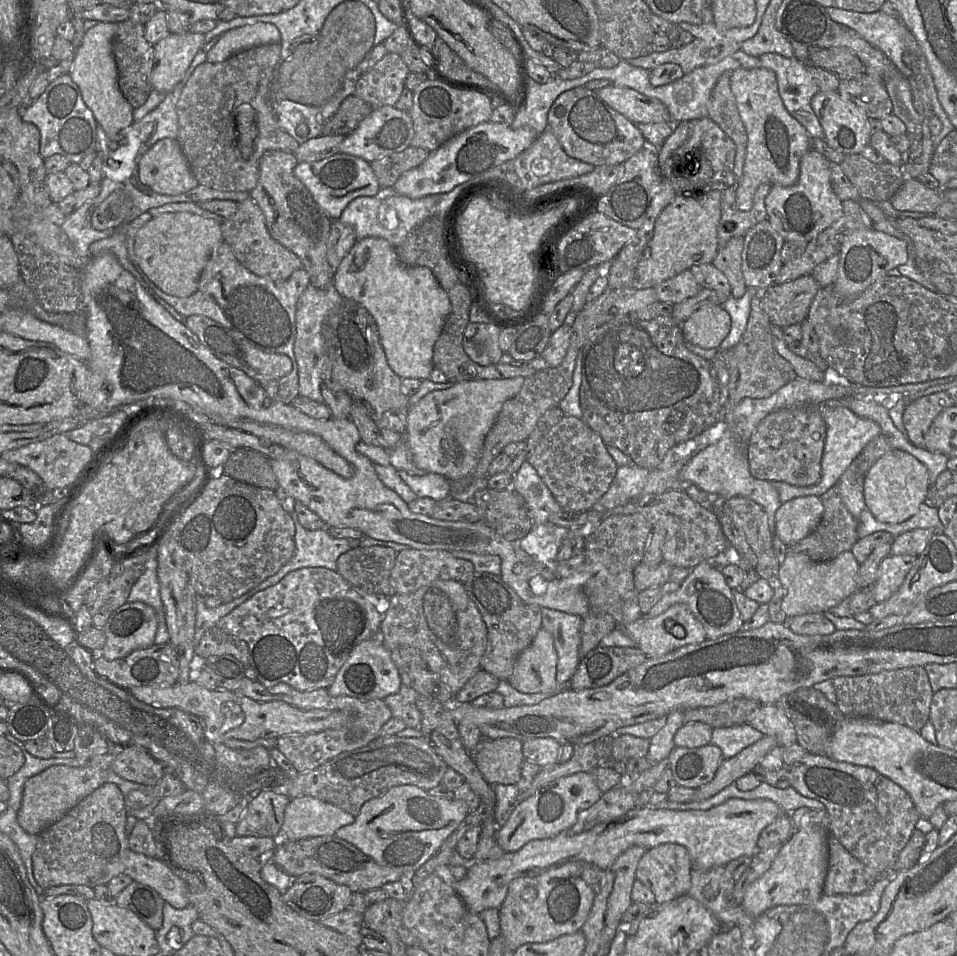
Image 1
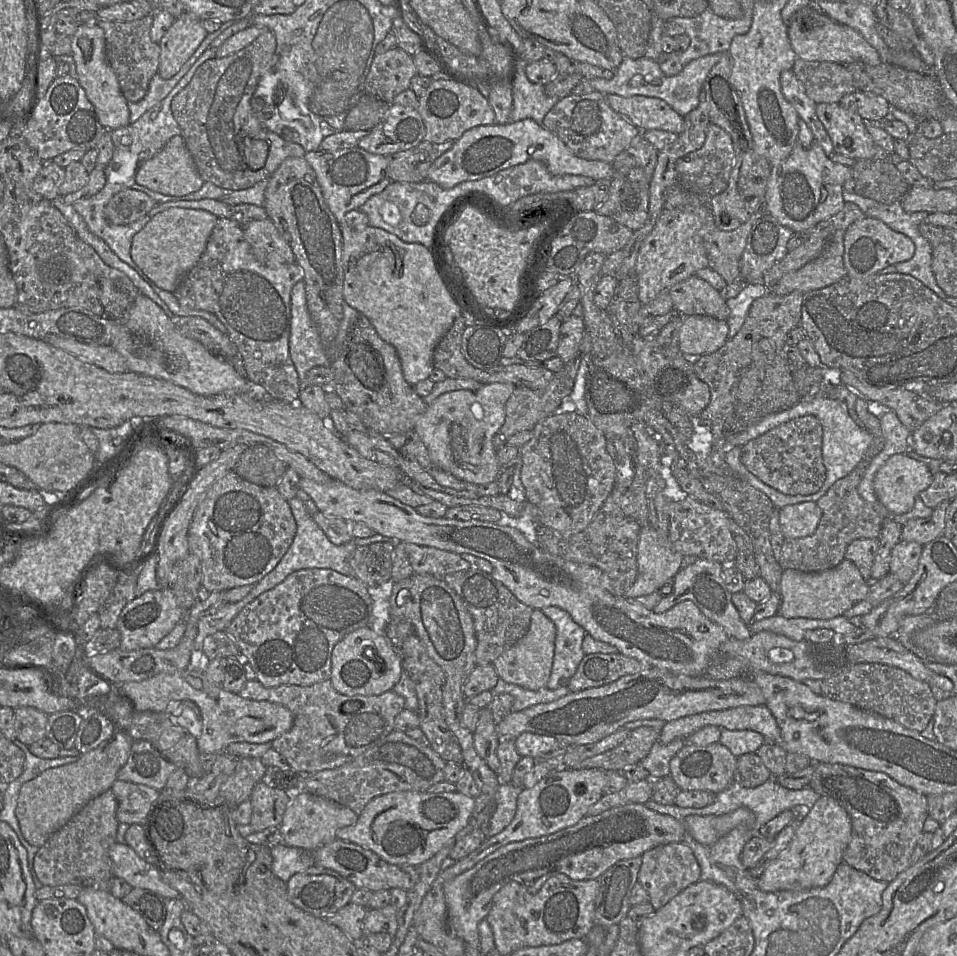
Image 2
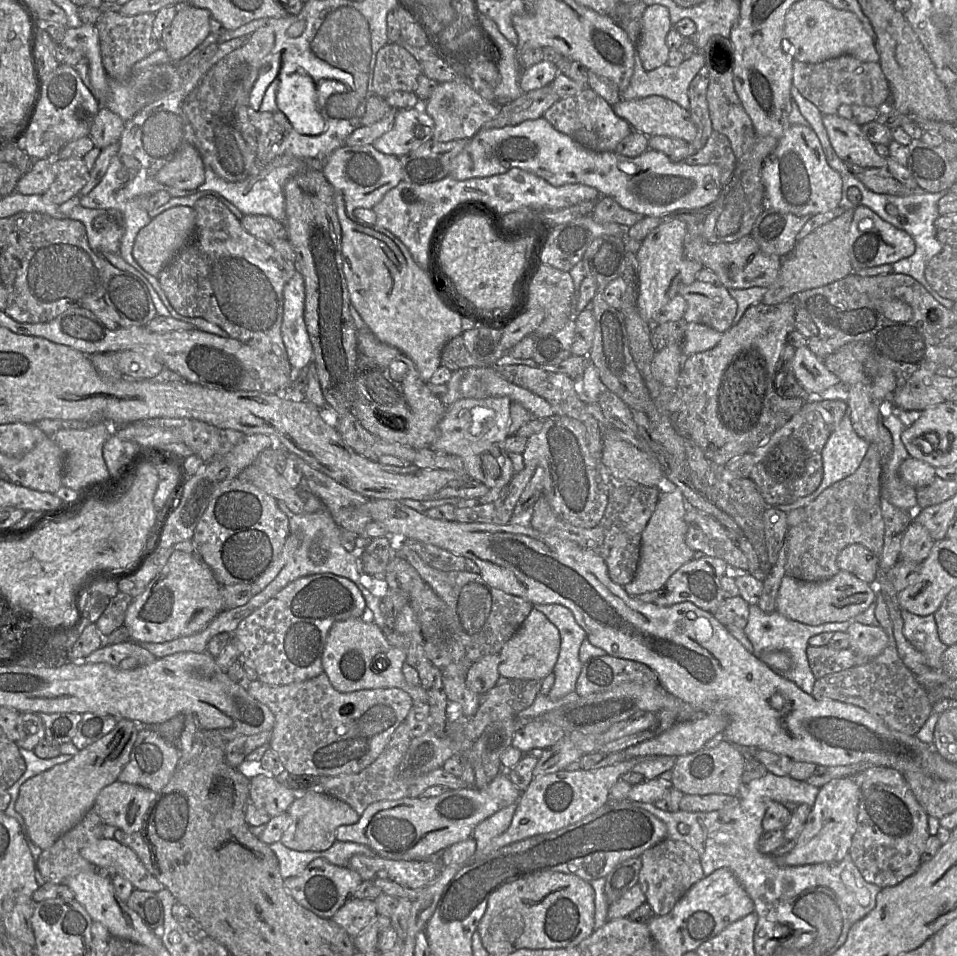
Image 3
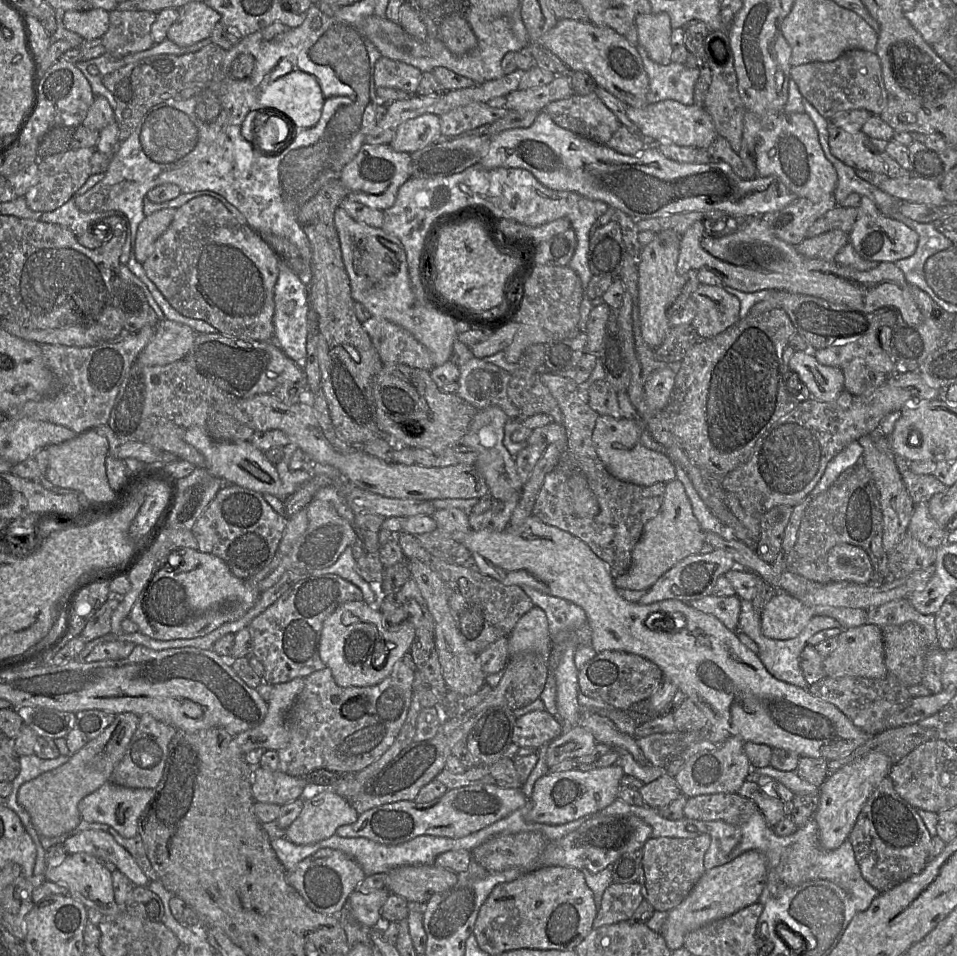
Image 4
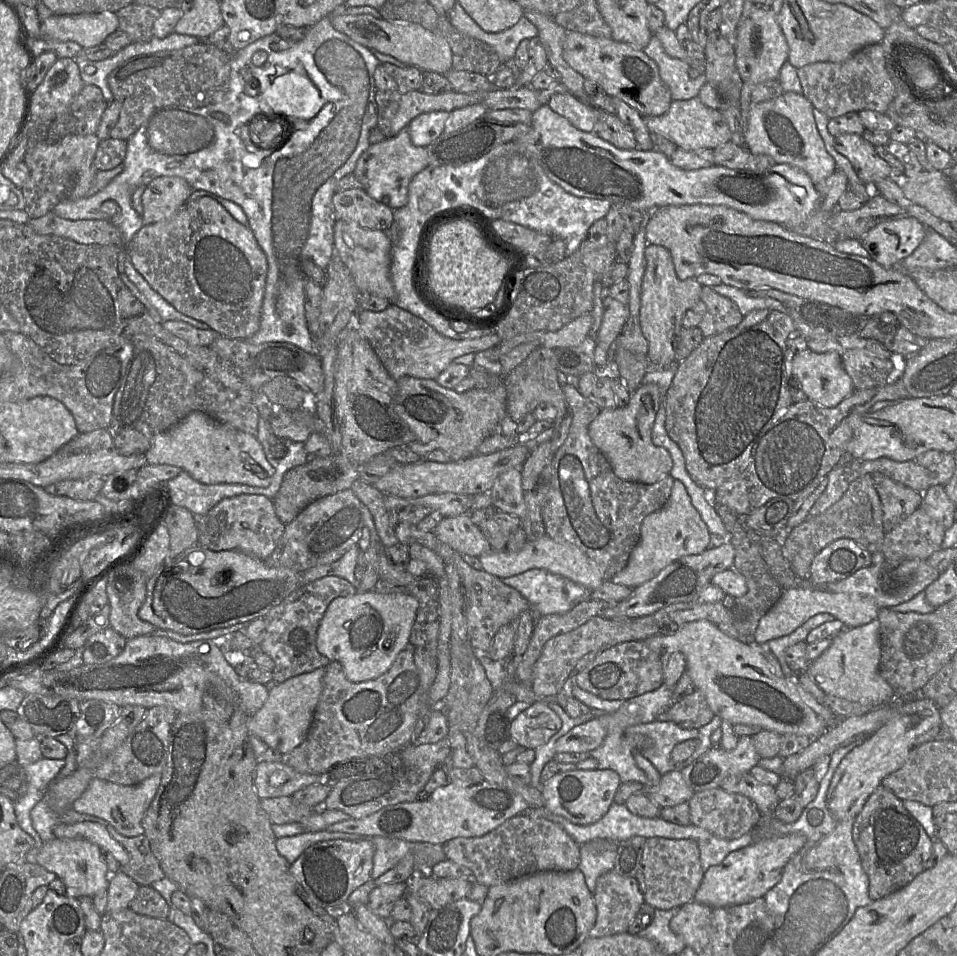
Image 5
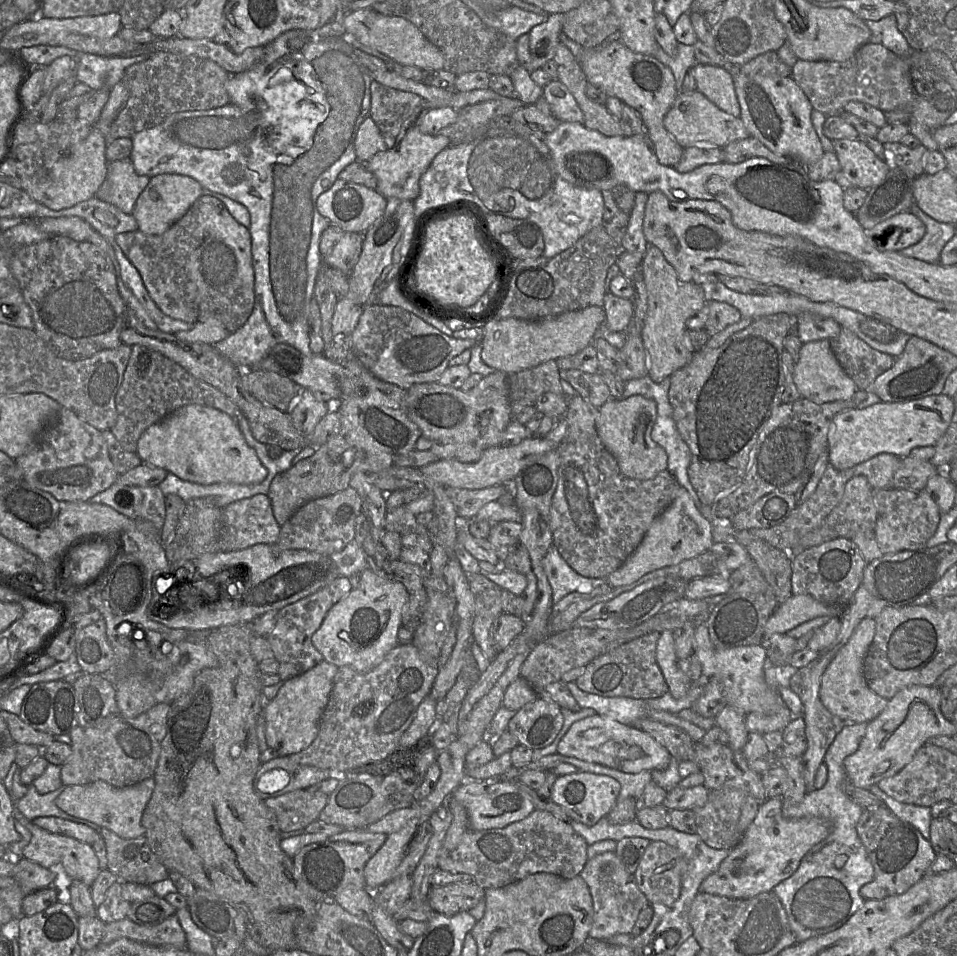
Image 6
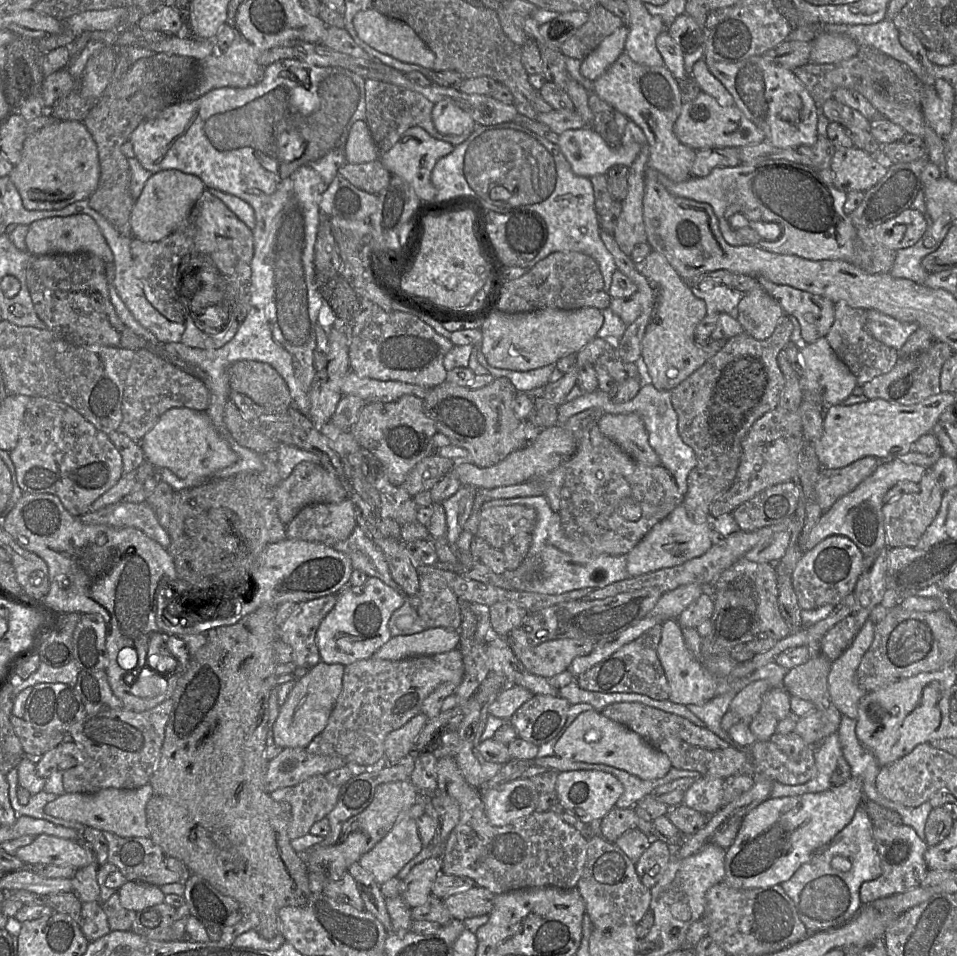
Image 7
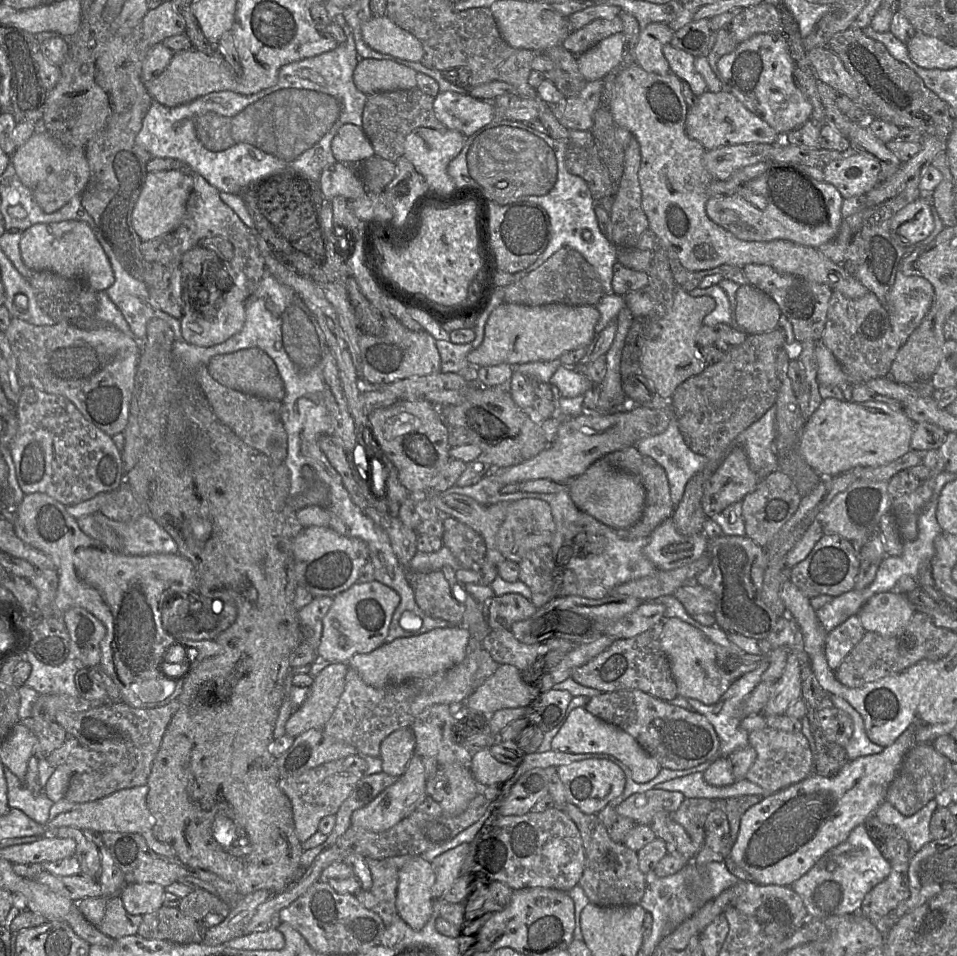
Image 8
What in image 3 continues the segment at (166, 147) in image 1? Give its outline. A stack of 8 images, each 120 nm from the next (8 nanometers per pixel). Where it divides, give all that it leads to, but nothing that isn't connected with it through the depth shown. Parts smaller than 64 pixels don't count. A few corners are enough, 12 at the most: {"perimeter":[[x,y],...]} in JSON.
{"perimeter":[[186,144],[154,178],[179,190],[205,181],[205,165]]}

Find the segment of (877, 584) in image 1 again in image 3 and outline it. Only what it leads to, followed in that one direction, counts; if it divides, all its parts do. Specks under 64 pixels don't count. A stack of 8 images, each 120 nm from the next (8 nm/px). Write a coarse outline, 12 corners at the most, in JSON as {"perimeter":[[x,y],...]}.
{"perimeter":[[912,520],[901,541],[900,559],[922,563],[934,542]]}

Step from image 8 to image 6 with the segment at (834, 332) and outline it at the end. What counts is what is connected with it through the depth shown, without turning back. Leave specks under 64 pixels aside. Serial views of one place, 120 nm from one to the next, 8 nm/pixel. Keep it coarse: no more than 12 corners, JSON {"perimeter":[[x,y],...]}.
{"perimeter":[[847,328],[829,341],[858,390],[894,365]]}

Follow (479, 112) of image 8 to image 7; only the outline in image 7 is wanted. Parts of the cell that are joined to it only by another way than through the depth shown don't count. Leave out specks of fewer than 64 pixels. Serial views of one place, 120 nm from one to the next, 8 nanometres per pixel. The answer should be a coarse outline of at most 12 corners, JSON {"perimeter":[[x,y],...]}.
{"perimeter":[[450,99],[435,103],[432,120],[445,135],[472,133],[473,118]]}

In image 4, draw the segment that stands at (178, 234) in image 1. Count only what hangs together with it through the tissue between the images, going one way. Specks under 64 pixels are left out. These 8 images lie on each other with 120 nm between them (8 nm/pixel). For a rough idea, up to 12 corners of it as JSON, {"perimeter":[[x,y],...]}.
{"perimeter":[[176,209],[146,216],[138,228],[134,253],[143,264],[167,230]]}

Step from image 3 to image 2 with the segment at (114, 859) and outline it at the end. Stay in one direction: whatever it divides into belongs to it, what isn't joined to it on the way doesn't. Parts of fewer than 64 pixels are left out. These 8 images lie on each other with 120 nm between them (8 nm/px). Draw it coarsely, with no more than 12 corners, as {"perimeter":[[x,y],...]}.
{"perimeter":[[126,843],[109,849],[112,875],[168,899],[180,893]]}

